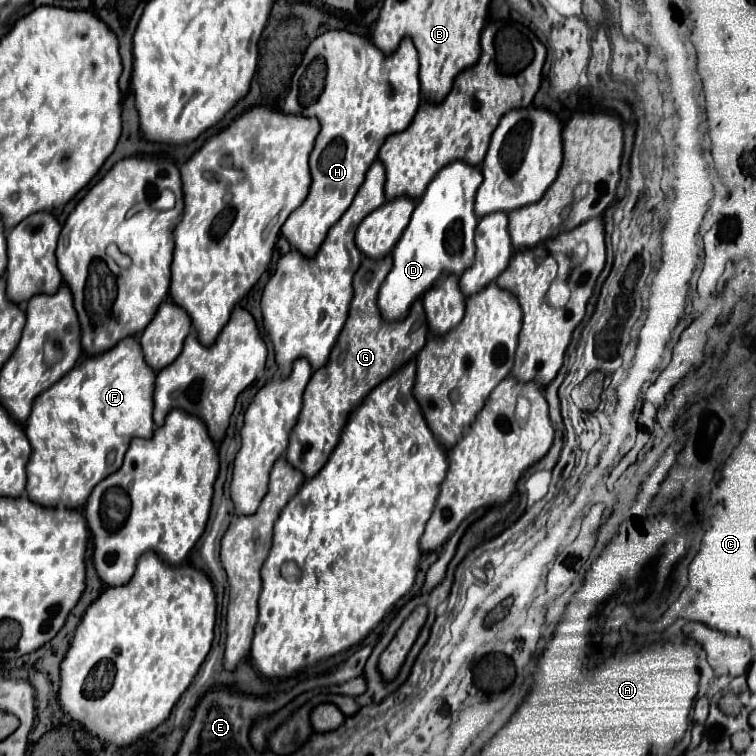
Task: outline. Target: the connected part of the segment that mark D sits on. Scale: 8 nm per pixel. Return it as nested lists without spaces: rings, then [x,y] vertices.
[[[451,162],[431,180],[421,200],[417,200],[411,222],[393,248],[393,268],[379,290],[379,312],[385,322],[403,320],[411,304],[429,292],[443,274],[461,276],[475,258],[473,234],[479,218],[475,216],[475,192],[481,184],[481,170],[465,162]]]

